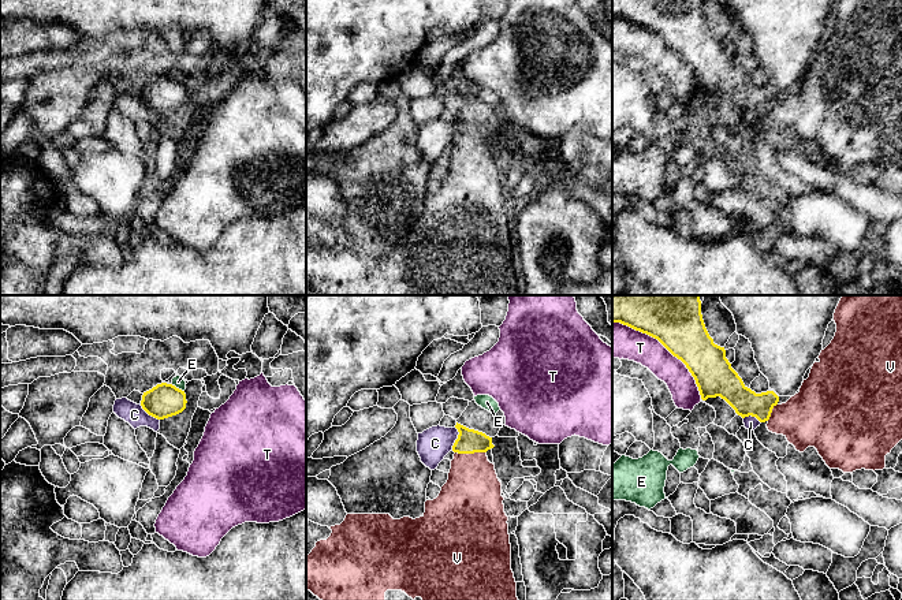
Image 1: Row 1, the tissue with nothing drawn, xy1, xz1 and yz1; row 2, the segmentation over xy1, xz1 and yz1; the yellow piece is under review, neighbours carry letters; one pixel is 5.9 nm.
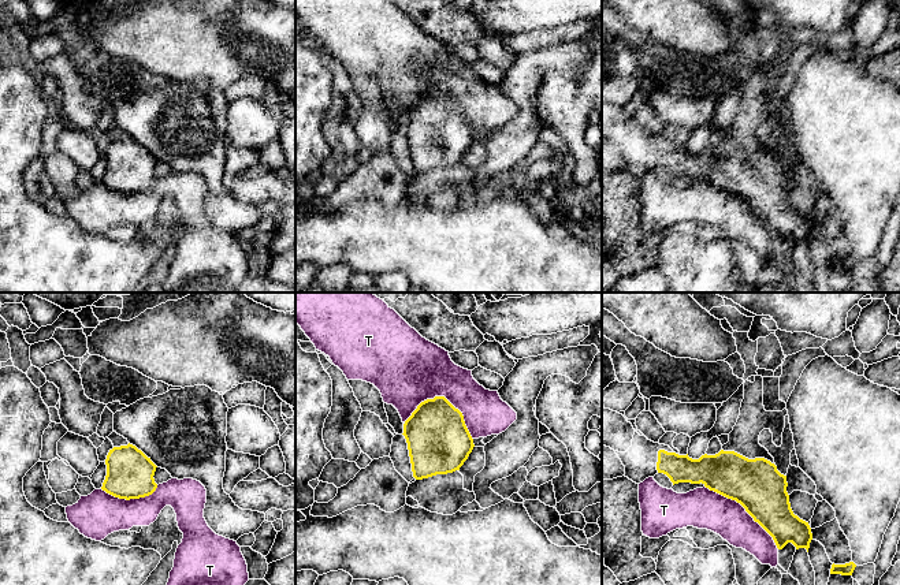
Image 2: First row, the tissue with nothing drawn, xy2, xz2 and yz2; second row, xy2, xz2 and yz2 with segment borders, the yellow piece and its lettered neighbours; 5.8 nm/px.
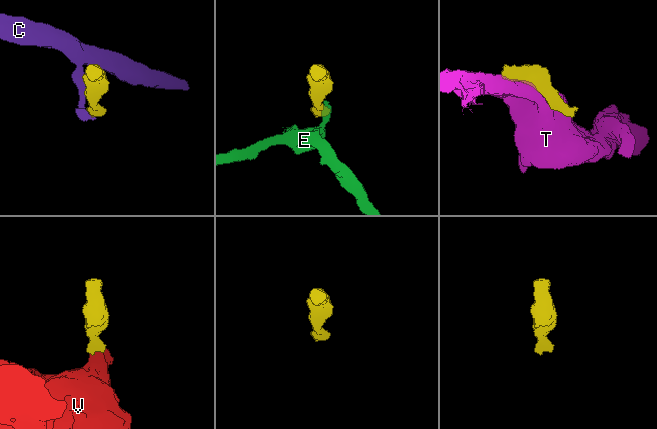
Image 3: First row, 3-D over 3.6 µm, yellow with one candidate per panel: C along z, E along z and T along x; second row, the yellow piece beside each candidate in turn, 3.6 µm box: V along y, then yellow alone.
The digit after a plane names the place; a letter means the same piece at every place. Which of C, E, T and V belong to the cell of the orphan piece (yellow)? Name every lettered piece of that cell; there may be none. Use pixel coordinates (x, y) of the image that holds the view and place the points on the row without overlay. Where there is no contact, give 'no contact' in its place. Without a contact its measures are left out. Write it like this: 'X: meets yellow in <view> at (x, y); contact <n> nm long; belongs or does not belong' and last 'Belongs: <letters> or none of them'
C: meets yellow in xz1 at (457, 133); contact 150 nm long; does not belong
E: meets yellow in xy1 at (178, 82); contact 90 nm long; does not belong
T: meets yellow in yz1 at (666, 41); contact 700 nm long; does not belong
V: meets yellow in xz1 at (470, 146); contact 180 nm long; belongs
Belongs: V

